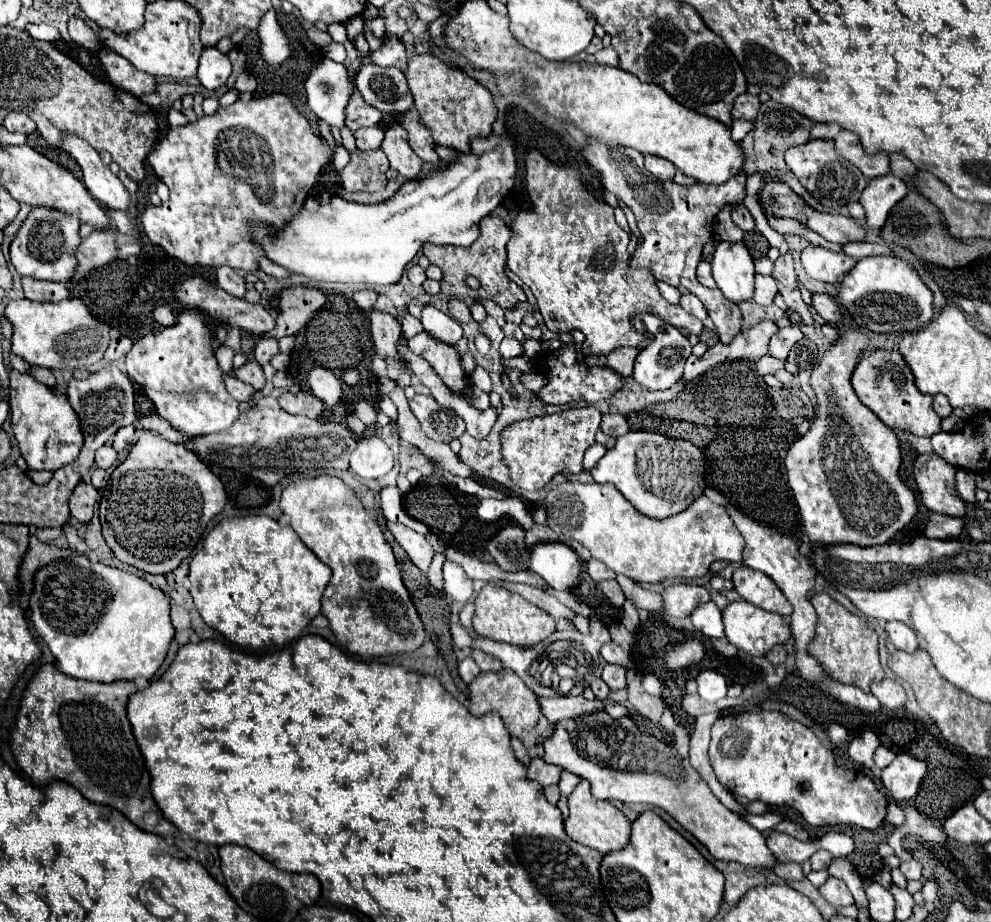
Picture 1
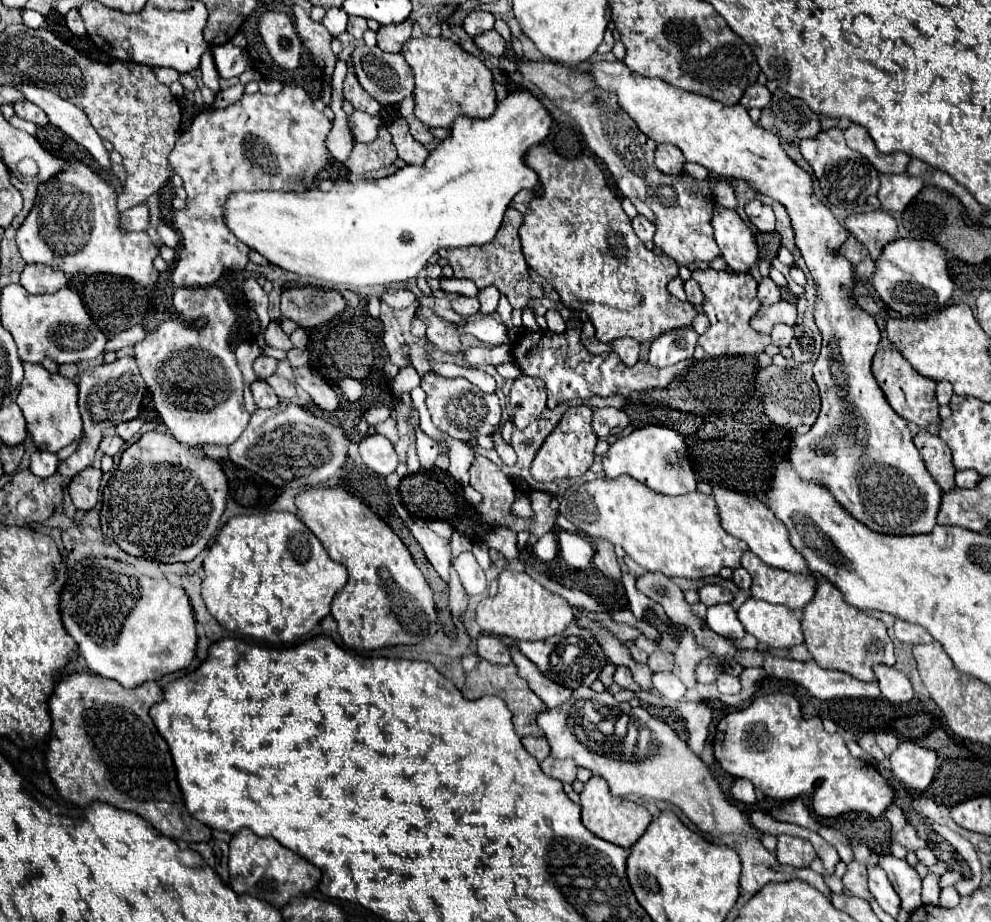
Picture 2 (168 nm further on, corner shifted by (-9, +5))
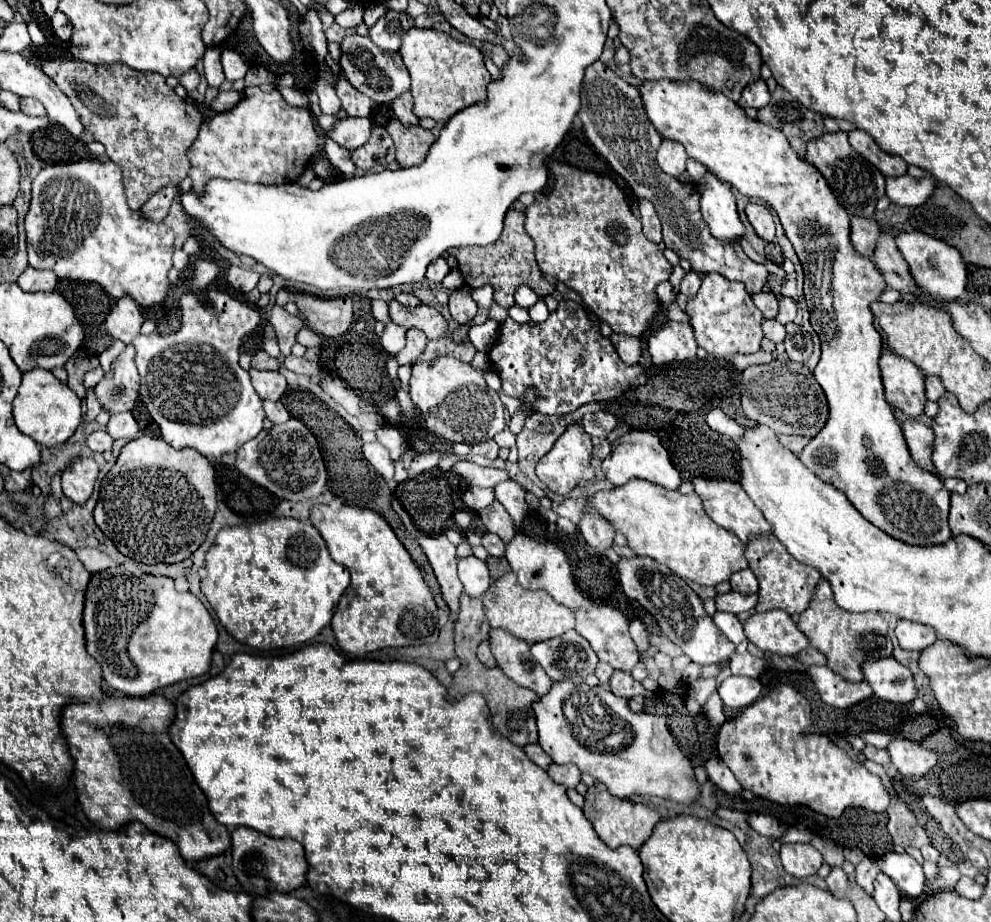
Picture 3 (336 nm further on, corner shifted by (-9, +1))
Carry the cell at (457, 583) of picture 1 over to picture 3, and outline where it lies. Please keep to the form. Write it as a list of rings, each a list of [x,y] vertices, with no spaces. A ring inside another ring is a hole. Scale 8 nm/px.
[[[465,557],[465,559],[459,559],[459,579],[465,587],[465,593],[469,597],[481,597],[489,585],[491,585],[491,577],[489,577],[489,569],[487,565],[477,559],[477,557]]]

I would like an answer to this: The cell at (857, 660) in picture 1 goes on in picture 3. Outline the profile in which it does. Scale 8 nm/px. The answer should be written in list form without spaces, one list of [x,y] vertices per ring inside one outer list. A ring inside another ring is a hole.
[[[821,579],[817,593],[807,611],[799,615],[797,627],[809,637],[809,645],[827,657],[827,667],[847,681],[863,681],[861,665],[891,657],[891,639],[887,637],[887,621],[879,613],[849,613],[843,611],[835,599],[827,579]]]

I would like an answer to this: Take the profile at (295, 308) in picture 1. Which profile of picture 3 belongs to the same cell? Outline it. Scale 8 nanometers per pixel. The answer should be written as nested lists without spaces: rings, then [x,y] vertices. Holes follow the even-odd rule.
[[[281,289],[277,293],[277,305],[283,307],[287,303],[295,303],[301,315],[307,319],[307,325],[325,337],[343,335],[353,321],[353,305],[349,297],[321,299],[315,295]]]

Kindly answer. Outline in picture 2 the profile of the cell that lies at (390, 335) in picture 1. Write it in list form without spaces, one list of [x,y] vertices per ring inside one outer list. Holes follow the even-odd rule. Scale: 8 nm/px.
[[[475,453],[469,473],[471,473],[469,485],[483,495],[477,507],[483,521],[487,521],[493,527],[521,531],[523,525],[511,513],[515,488],[510,478],[503,471],[497,471],[497,465],[483,457],[481,453]]]

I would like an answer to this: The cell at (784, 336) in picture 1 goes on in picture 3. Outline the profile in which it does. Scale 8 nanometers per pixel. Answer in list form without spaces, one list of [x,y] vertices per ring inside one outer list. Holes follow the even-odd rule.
[[[763,319],[763,335],[775,343],[783,343],[785,341],[785,327],[781,323],[777,323],[775,319]]]

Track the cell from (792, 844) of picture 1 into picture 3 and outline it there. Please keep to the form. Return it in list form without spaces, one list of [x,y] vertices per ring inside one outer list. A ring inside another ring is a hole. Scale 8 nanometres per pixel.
[[[783,843],[779,855],[785,871],[793,877],[815,875],[823,865],[821,853],[811,843]]]

